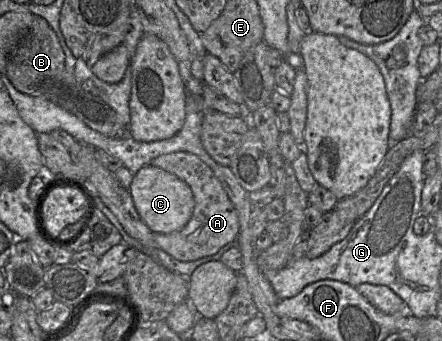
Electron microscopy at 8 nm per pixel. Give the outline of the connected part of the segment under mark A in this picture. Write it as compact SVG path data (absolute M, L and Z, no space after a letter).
M173 152L154 158L151 166L159 167L184 181L194 197L194 209L189 222L179 231L153 233L156 246L179 261L189 262L214 255L237 239L238 213L211 168L199 157L188 152Z

